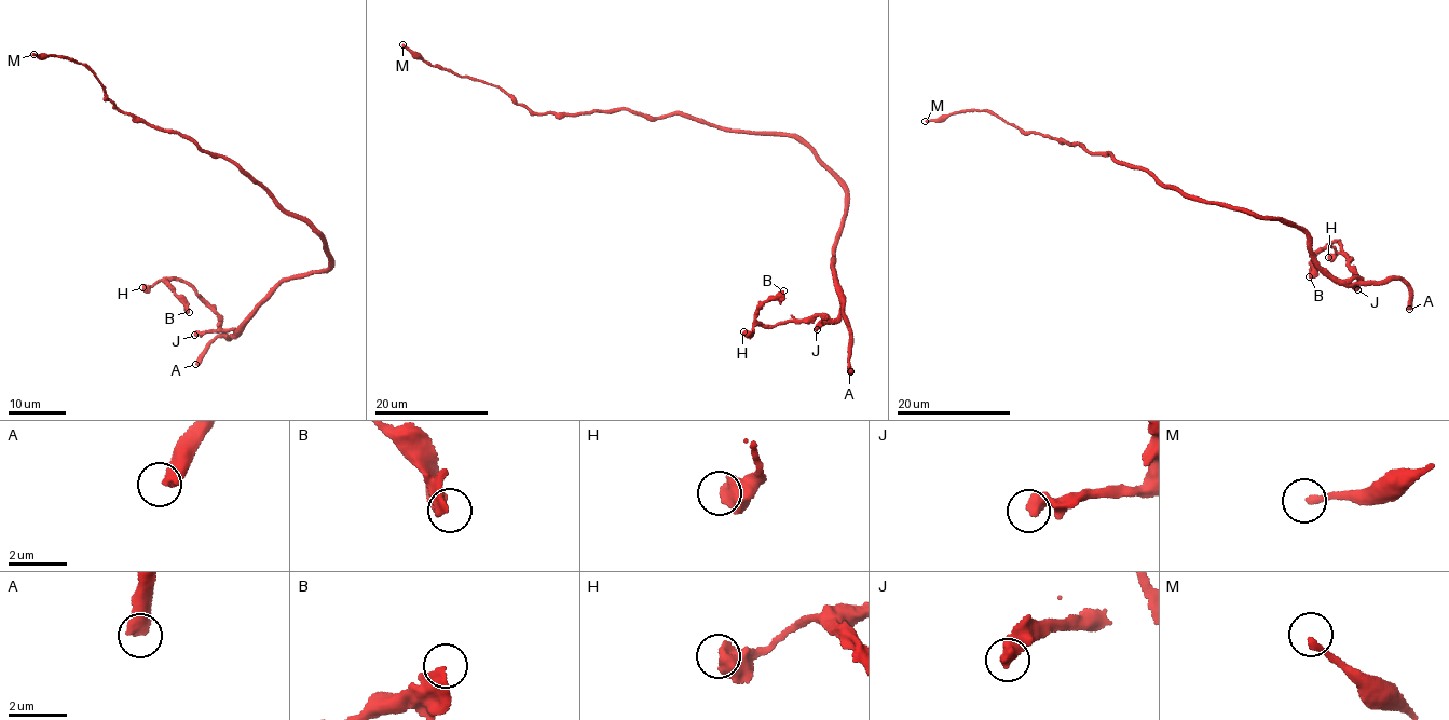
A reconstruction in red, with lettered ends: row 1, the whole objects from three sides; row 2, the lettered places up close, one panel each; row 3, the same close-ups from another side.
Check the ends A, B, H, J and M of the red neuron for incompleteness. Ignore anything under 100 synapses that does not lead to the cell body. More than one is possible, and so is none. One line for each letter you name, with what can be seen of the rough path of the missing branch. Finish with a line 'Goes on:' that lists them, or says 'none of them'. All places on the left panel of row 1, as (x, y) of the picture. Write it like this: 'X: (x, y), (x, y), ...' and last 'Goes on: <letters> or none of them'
A: (195, 364), (192, 374), (177, 380), (173, 367), (130, 350), (100, 358)
J: (194, 335), (167, 342), (166, 337), (156, 336), (148, 342), (153, 350), (161, 347), (159, 344)
Goes on: A, J

